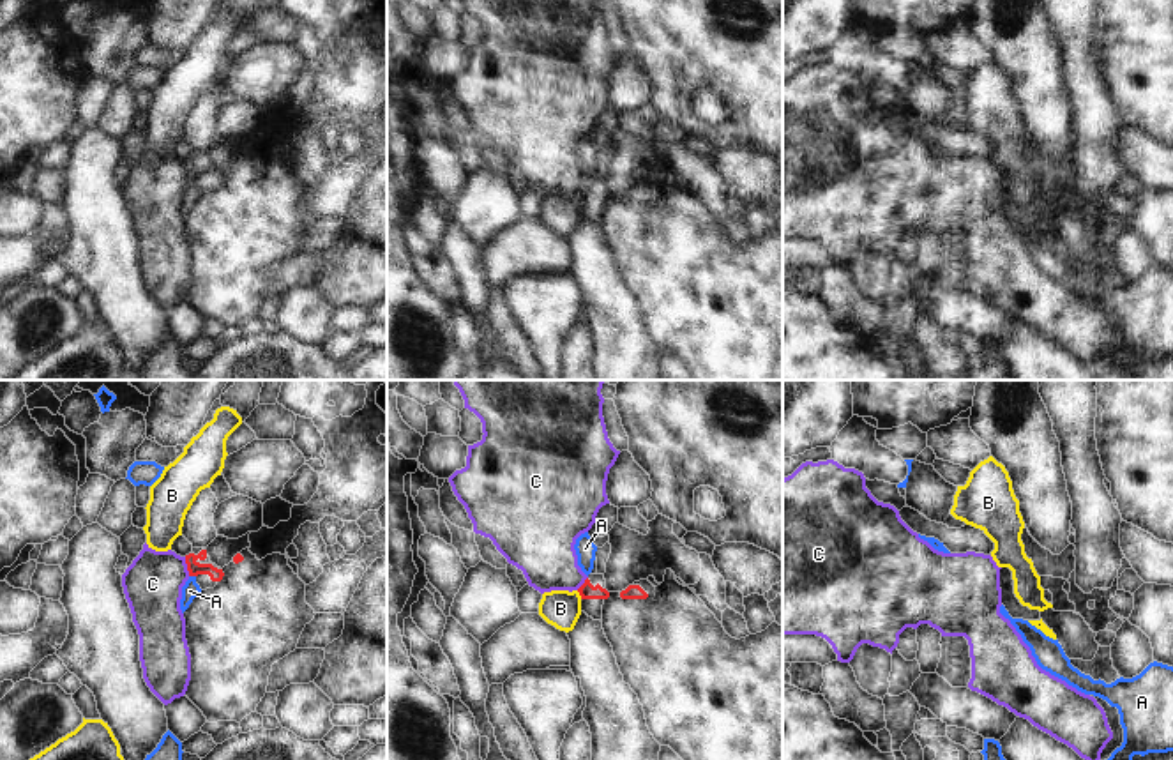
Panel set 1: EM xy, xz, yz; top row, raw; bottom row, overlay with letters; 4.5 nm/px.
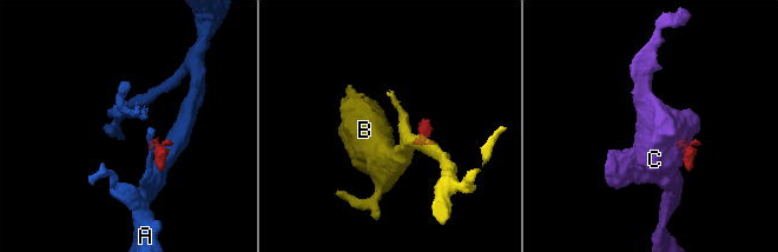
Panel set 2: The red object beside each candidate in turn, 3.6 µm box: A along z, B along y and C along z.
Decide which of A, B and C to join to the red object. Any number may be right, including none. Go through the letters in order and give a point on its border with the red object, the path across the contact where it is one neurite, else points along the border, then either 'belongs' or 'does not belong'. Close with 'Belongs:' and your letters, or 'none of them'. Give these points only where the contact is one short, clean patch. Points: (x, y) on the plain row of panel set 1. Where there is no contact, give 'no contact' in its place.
A: meets red in xy at (193, 179); border along xy (189, 179), (195, 181); does not belong
B: meets red in xz at (580, 198); border along xz (576, 195), (582, 202); does not belong
C: meets red in xy at (188, 170); border along xy (184, 161), (189, 179); does not belong
Belongs: none of them

